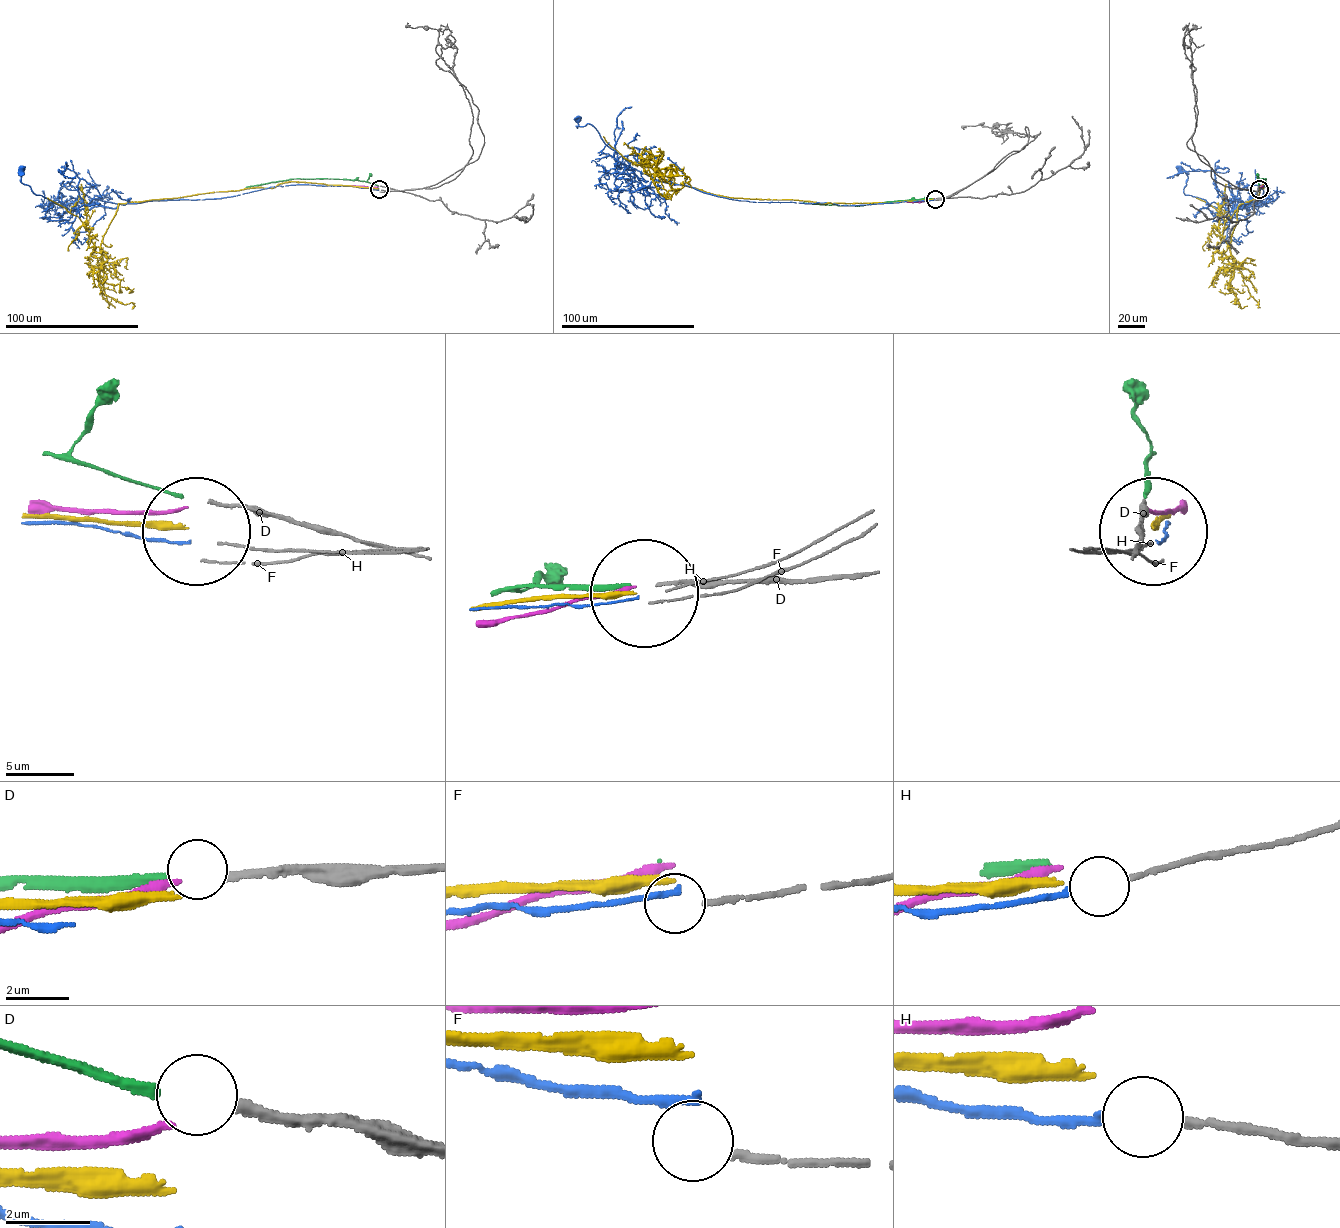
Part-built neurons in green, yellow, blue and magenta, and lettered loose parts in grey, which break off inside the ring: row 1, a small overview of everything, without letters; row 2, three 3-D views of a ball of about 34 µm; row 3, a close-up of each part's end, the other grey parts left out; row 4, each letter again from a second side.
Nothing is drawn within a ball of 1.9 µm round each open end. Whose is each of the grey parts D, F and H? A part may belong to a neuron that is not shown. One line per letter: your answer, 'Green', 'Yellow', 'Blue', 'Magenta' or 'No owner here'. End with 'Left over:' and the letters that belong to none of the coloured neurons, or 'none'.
D: Green
F: No owner here
H: Blue
Left over: F

